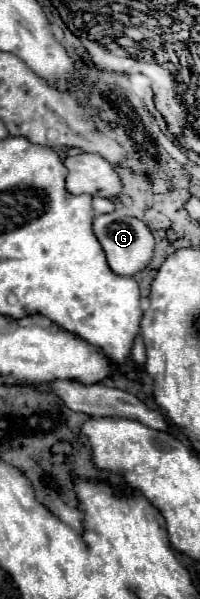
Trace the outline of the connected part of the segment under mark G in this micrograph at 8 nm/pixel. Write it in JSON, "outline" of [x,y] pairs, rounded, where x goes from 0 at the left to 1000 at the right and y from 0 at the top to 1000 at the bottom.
{"outline":[[[605,354],[505,357],[465,371],[465,384],[475,384],[475,394],[505,404],[525,424],[535,424],[535,437],[545,437],[545,444],[555,444],[555,451],[575,457],[595,457],[595,461],[675,461],[685,454],[725,451],[755,441],[775,397],[755,391],[755,384],[735,381],[735,374],[705,371],[695,364],[625,361]]]}

